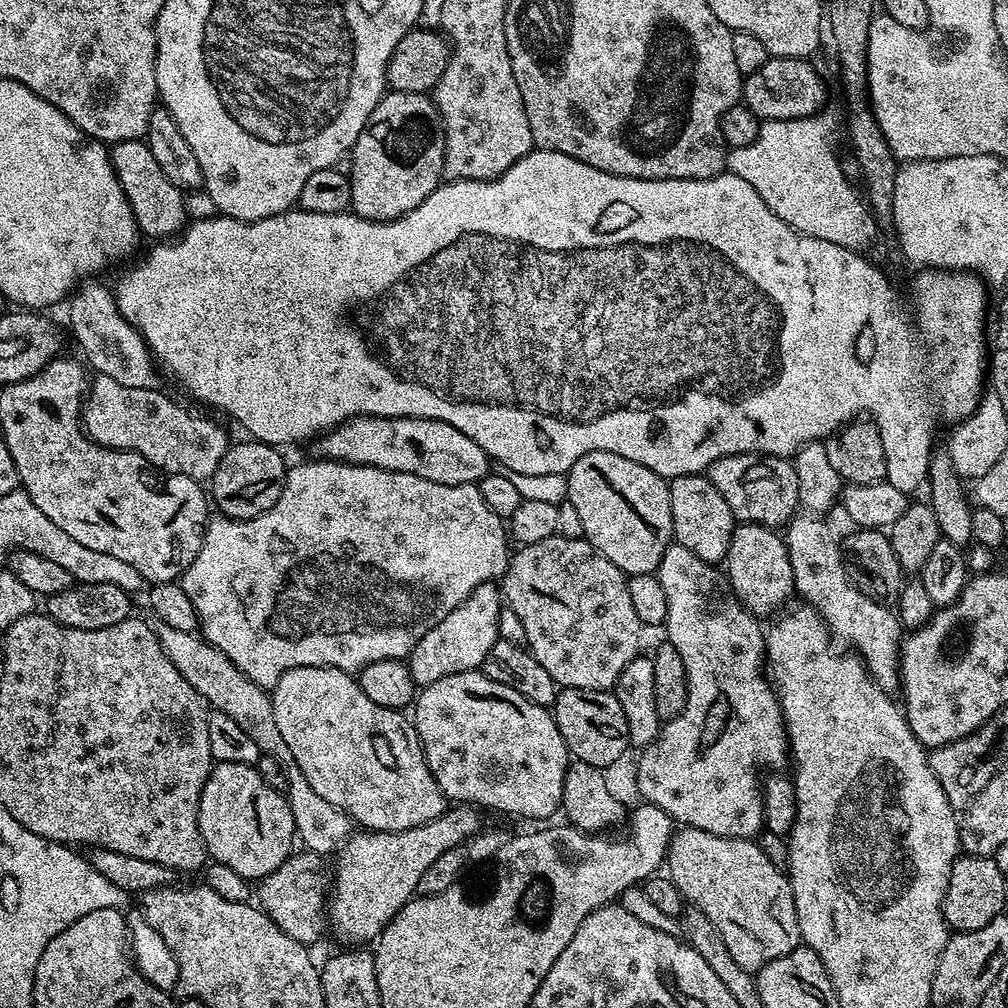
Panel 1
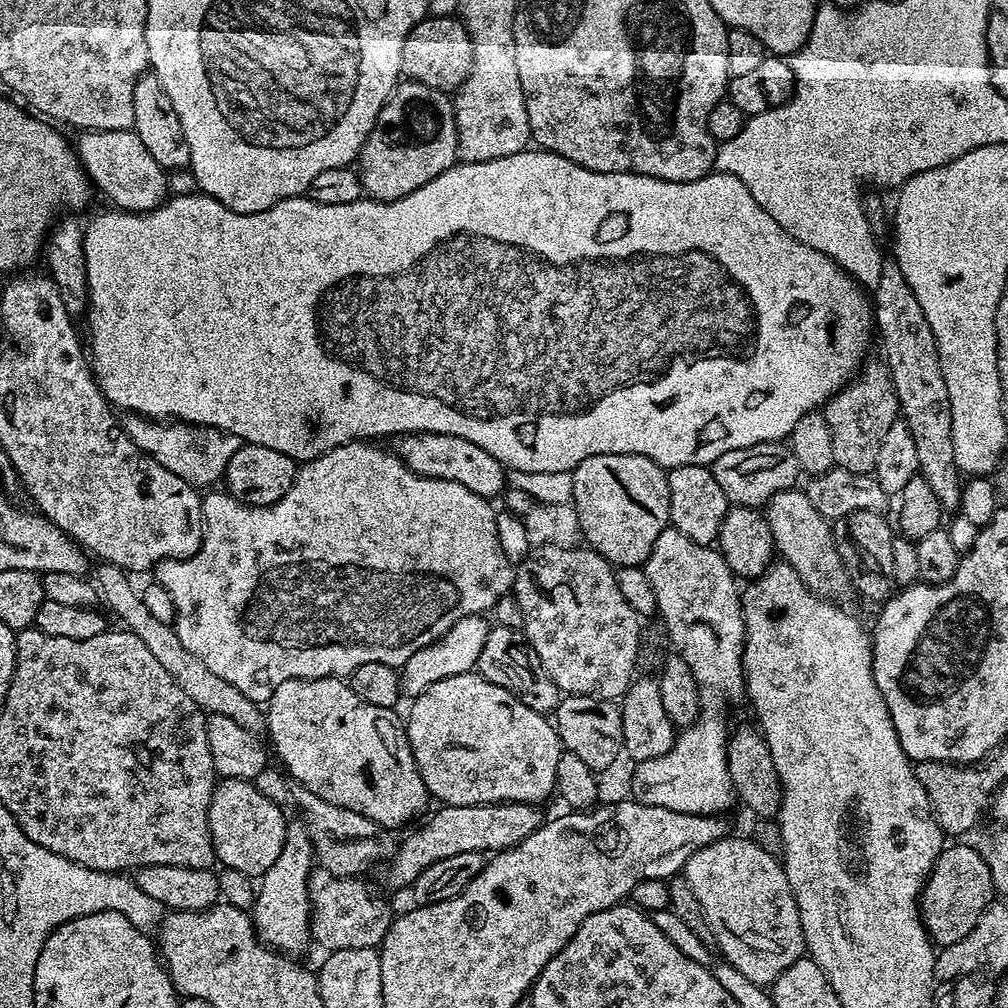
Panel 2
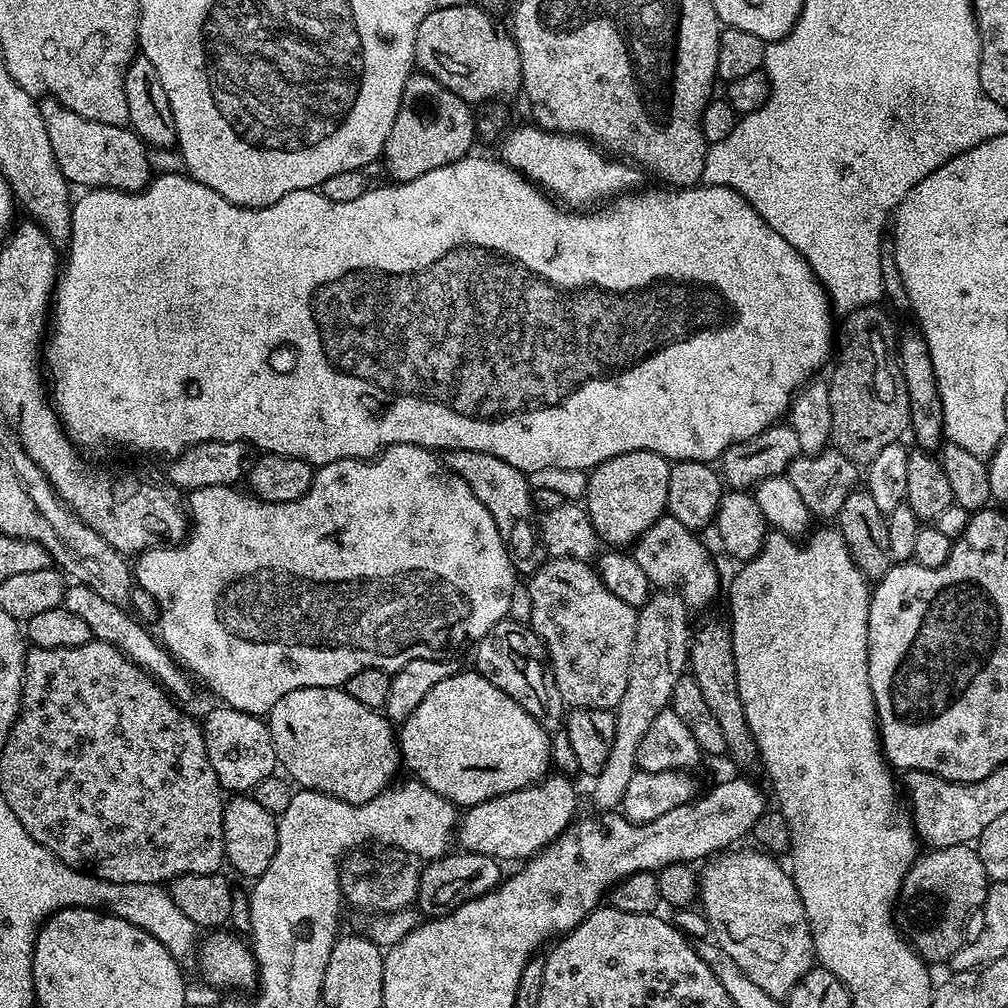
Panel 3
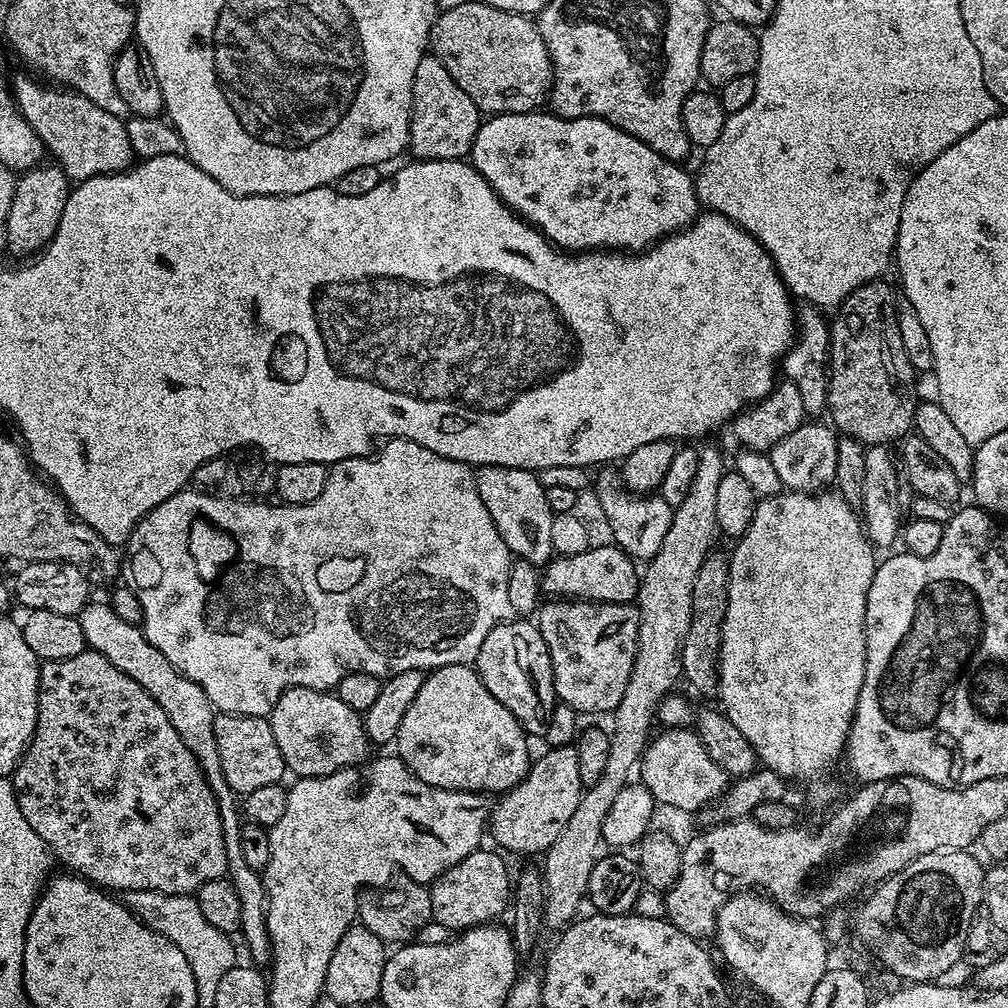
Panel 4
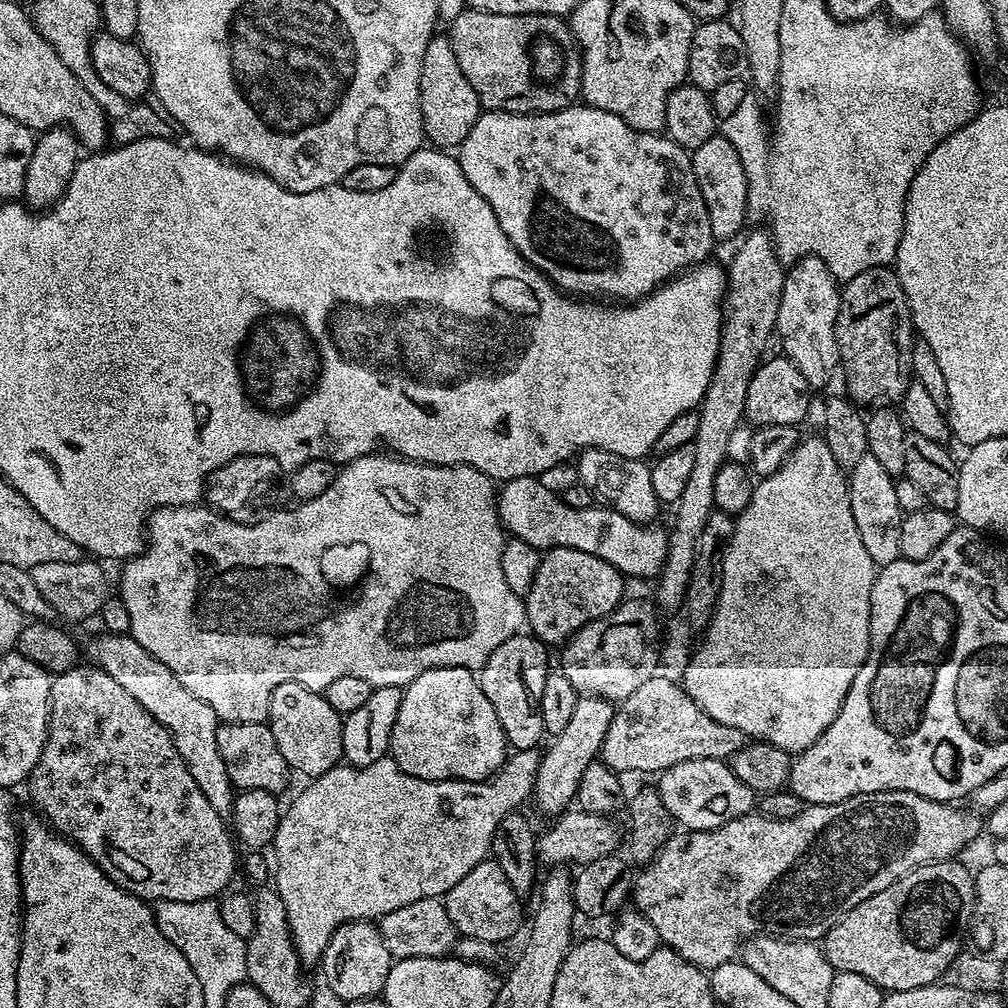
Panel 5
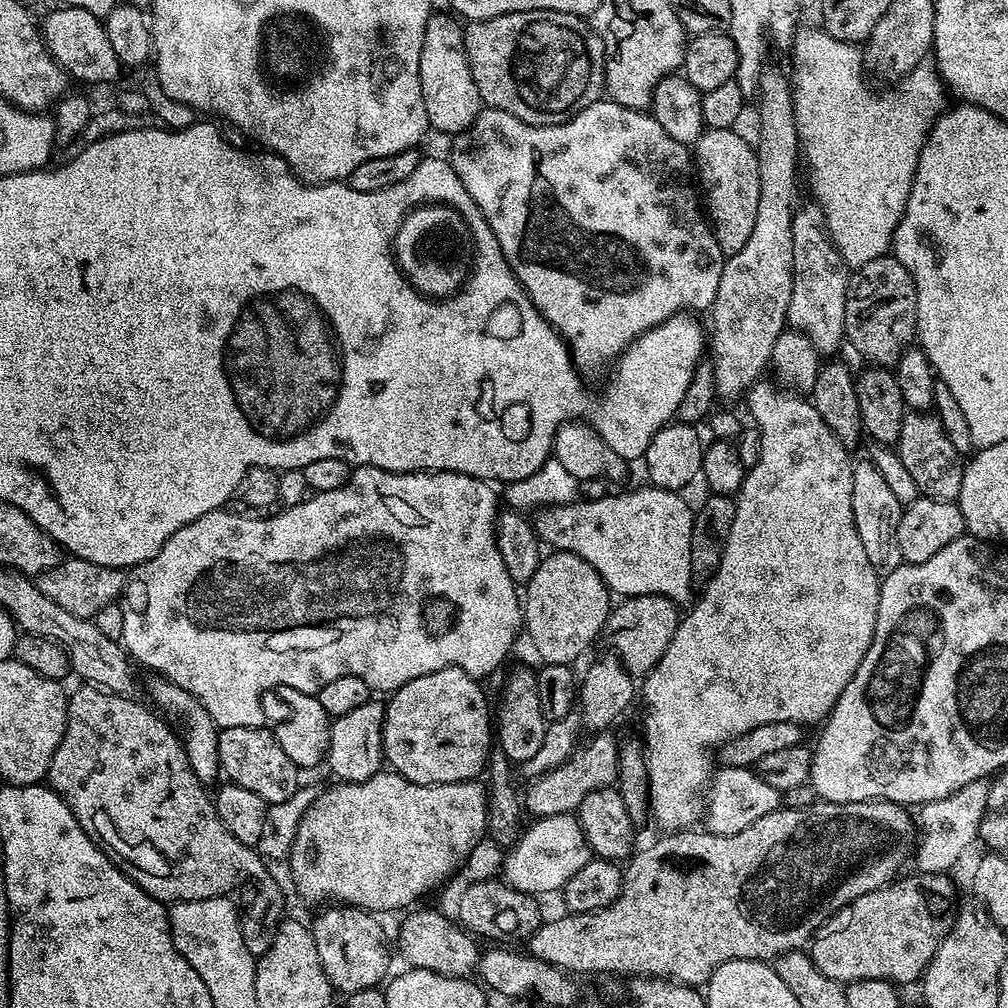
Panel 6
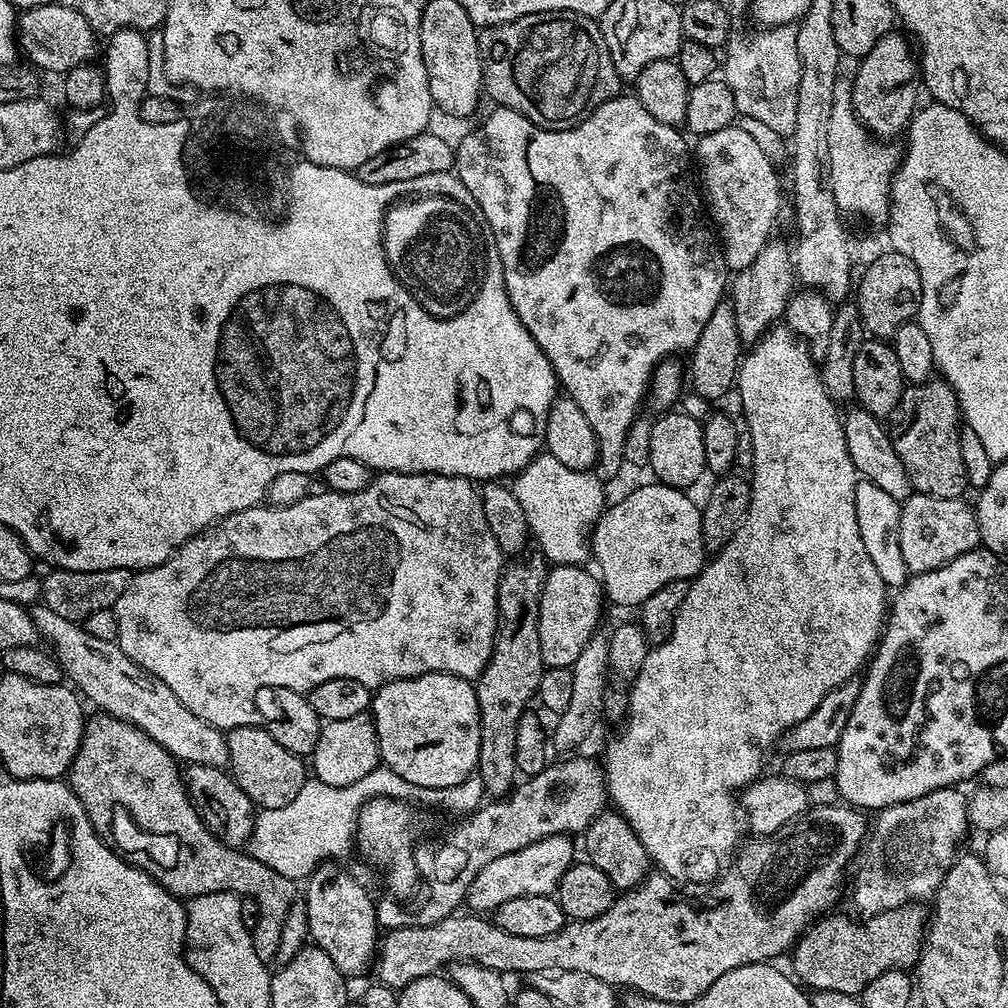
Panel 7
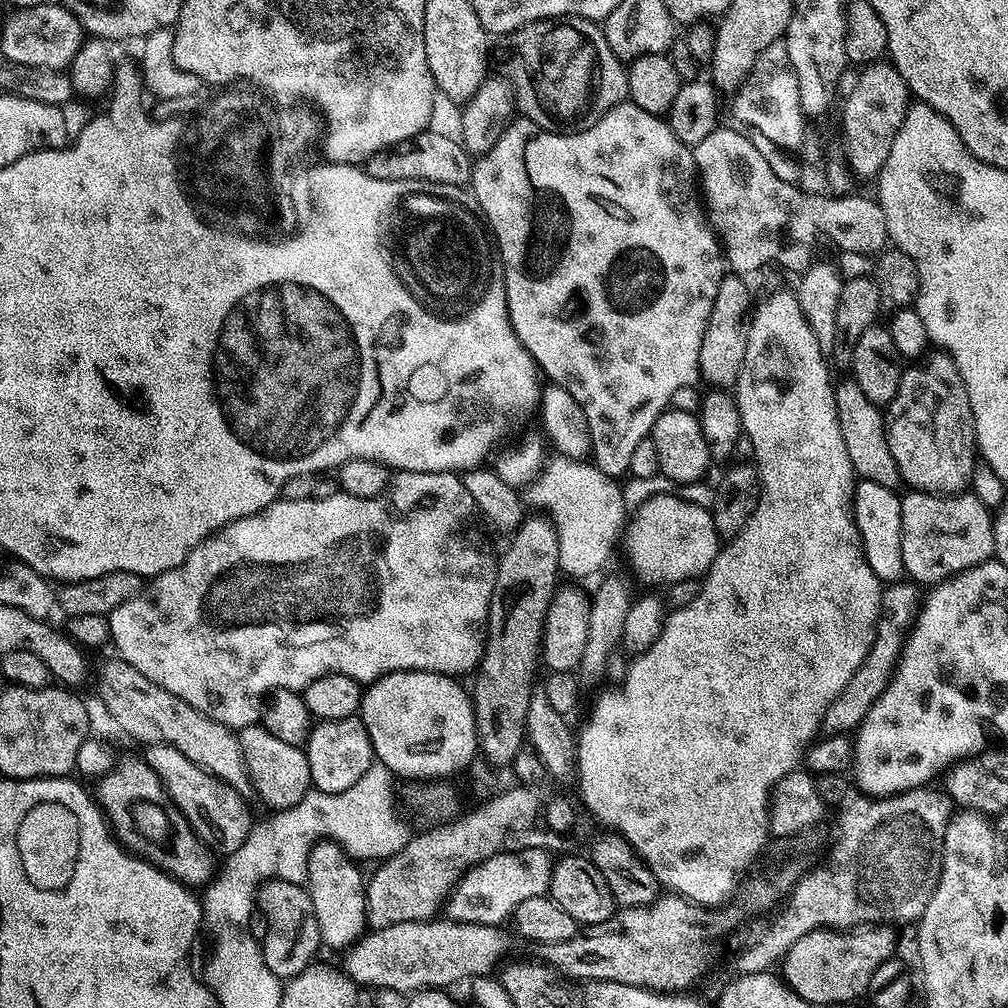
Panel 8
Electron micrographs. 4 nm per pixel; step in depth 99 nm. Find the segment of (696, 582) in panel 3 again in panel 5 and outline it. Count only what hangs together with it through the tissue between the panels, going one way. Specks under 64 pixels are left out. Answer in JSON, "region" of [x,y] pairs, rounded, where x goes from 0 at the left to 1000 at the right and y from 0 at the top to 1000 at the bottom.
{"region":[[[593,443],[579,444],[570,453],[569,463],[574,479],[587,488],[592,501],[607,504],[633,520],[645,520],[652,515],[657,501],[649,490],[647,465],[639,459],[638,455],[621,454],[619,450],[607,450]]]}

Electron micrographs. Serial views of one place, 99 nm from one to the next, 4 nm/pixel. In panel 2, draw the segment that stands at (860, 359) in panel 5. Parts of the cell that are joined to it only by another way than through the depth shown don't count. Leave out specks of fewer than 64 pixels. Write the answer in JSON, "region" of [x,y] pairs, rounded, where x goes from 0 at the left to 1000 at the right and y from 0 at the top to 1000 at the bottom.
{"region":[[[877,359],[858,360],[848,376],[834,384],[815,408],[823,427],[823,442],[827,442],[828,463],[838,464],[847,470],[868,469],[875,456],[879,431],[883,423],[890,421],[894,410],[881,362]]]}

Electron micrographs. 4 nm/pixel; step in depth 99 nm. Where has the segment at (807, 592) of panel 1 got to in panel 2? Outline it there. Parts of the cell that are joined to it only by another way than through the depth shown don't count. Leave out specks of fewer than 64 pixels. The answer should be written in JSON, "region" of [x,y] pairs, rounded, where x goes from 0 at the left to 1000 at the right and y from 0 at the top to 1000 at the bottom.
{"region":[[[789,483],[773,488],[771,492],[764,494],[760,511],[773,555],[788,562],[792,573],[796,573],[796,577],[807,589],[818,593],[833,593],[829,591],[842,586],[841,567],[829,545],[825,520],[815,510],[812,510],[812,506],[808,506],[808,498],[804,498],[801,487]]]}

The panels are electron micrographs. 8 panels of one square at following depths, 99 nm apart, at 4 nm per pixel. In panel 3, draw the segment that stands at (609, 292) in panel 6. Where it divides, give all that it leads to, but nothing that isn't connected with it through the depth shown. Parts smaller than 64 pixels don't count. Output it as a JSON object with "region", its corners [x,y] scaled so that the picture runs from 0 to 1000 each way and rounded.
{"region":[[[531,125],[507,127],[499,132],[495,140],[497,141],[495,158],[511,171],[518,172],[533,187],[543,190],[549,198],[564,208],[587,208],[610,198],[612,194],[618,194],[636,186],[637,171],[632,164],[608,157],[580,136],[563,135],[561,131],[543,131],[541,127]]]}

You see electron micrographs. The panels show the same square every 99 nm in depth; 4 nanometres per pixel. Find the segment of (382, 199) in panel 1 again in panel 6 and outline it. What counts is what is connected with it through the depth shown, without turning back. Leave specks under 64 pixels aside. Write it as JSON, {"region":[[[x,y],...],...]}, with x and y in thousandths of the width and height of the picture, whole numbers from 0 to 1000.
{"region":[[[433,12],[426,16],[419,38],[419,54],[415,58],[419,101],[423,101],[425,122],[430,128],[448,131],[447,133],[463,129],[478,109],[474,85],[470,85],[470,73],[466,73],[466,62],[460,45],[460,29],[461,25],[444,12]]]}

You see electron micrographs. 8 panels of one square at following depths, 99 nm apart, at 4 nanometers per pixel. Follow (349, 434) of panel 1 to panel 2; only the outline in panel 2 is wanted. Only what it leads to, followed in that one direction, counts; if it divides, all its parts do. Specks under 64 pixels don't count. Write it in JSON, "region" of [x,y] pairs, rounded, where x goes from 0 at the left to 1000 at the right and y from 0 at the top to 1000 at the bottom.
{"region":[[[408,429],[392,438],[391,447],[400,456],[401,461],[417,472],[435,474],[442,478],[454,478],[470,490],[481,494],[495,493],[502,484],[502,465],[490,450],[482,450],[476,440],[462,438],[460,433],[446,431],[427,431],[426,429]]]}

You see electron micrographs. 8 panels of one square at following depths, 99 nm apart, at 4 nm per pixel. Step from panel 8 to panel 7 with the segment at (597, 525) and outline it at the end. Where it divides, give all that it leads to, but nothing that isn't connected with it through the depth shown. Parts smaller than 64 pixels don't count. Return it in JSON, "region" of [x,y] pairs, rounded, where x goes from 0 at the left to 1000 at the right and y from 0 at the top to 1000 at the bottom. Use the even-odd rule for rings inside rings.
{"region":[[[533,450],[516,468],[511,469],[506,483],[510,494],[522,510],[525,529],[536,539],[535,547],[549,561],[578,561],[585,552],[585,544],[575,533],[575,527],[584,520],[590,521],[601,503],[599,497],[600,481],[586,467],[574,468],[558,462],[554,454],[543,450]],[[548,555],[548,556],[547,556]]]}

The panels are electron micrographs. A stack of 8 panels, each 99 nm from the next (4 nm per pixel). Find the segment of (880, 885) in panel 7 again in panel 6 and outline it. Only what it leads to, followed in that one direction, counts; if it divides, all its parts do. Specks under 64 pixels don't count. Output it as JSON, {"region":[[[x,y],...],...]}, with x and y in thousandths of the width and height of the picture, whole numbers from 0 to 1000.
{"region":[[[979,773],[967,774],[962,776],[962,780],[954,780],[954,784],[950,784],[946,788],[942,788],[938,792],[931,792],[922,798],[912,799],[913,813],[911,810],[911,832],[907,837],[907,853],[909,849],[909,857],[914,866],[917,867],[937,867],[944,861],[956,849],[956,844],[963,839],[964,836],[969,836],[970,822],[972,816],[976,813],[978,807],[981,805],[982,799],[980,796],[980,780]]]}

